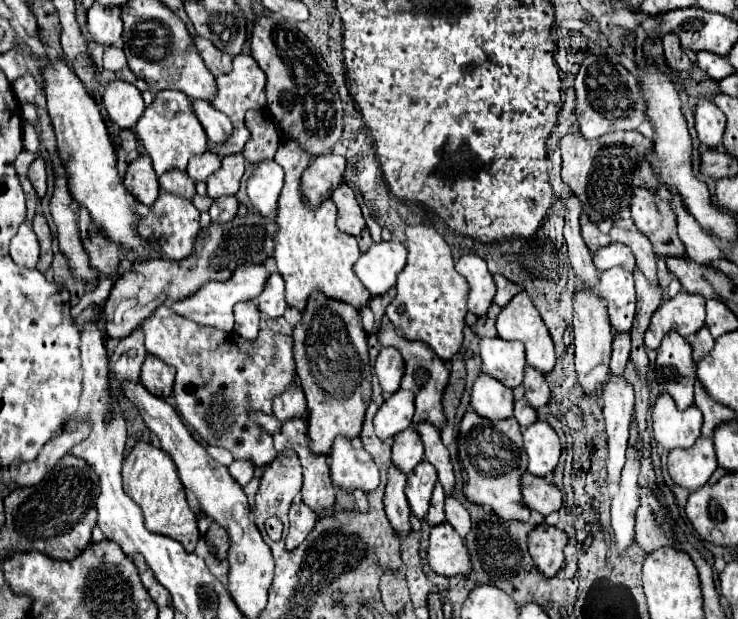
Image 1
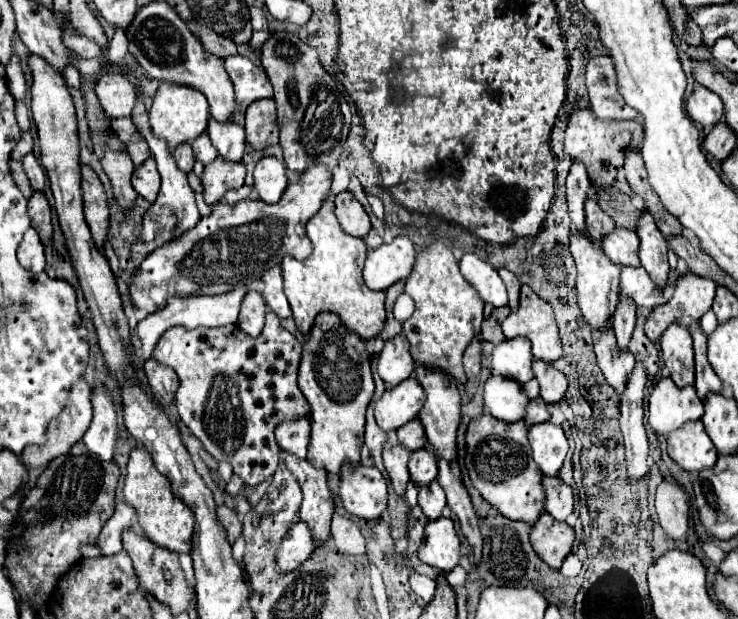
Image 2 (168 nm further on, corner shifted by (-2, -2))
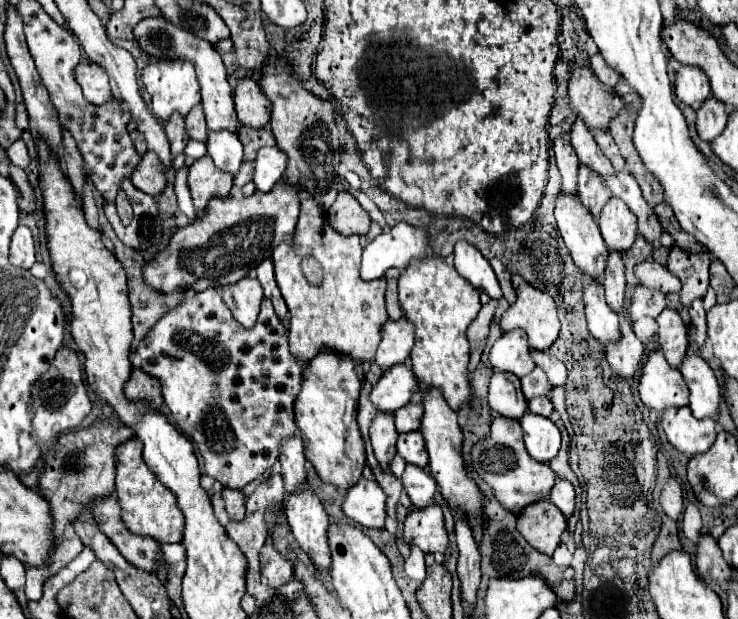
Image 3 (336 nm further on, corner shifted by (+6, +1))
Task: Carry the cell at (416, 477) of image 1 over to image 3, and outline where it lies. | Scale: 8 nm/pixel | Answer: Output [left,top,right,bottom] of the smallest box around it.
[398,431,428,467]

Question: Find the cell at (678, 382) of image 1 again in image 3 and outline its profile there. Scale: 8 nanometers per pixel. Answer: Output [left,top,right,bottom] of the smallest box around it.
[658,309,688,367]

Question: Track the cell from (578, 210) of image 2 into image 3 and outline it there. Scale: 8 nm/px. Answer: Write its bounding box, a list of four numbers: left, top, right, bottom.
[554,133,578,193]

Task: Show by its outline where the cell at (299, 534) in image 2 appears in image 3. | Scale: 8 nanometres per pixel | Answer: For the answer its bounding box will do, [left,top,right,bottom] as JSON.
[260,541,292,587]

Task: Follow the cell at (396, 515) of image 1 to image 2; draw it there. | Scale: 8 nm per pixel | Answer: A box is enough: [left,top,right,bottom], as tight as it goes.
[382,444,410,496]

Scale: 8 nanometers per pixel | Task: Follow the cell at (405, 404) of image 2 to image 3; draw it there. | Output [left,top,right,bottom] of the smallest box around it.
[372,363,418,413]

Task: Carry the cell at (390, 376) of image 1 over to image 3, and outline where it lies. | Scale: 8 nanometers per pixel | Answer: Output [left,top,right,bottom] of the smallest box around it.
[376,317,414,371]

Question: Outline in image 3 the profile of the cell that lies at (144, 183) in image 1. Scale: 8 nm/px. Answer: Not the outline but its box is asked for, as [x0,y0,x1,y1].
[132,151,166,195]

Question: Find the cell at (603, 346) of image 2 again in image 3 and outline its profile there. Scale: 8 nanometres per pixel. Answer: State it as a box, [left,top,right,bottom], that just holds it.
[584,283,620,351]

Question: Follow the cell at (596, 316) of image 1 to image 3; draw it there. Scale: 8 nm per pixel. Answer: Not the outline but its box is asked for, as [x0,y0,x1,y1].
[556,193,608,281]

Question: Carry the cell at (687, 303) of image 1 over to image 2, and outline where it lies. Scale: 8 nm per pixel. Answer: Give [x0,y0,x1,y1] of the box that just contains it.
[646,272,716,344]

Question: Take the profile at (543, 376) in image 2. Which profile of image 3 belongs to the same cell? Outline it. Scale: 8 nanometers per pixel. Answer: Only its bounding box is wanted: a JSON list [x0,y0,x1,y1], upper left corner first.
[530,349,566,387]

